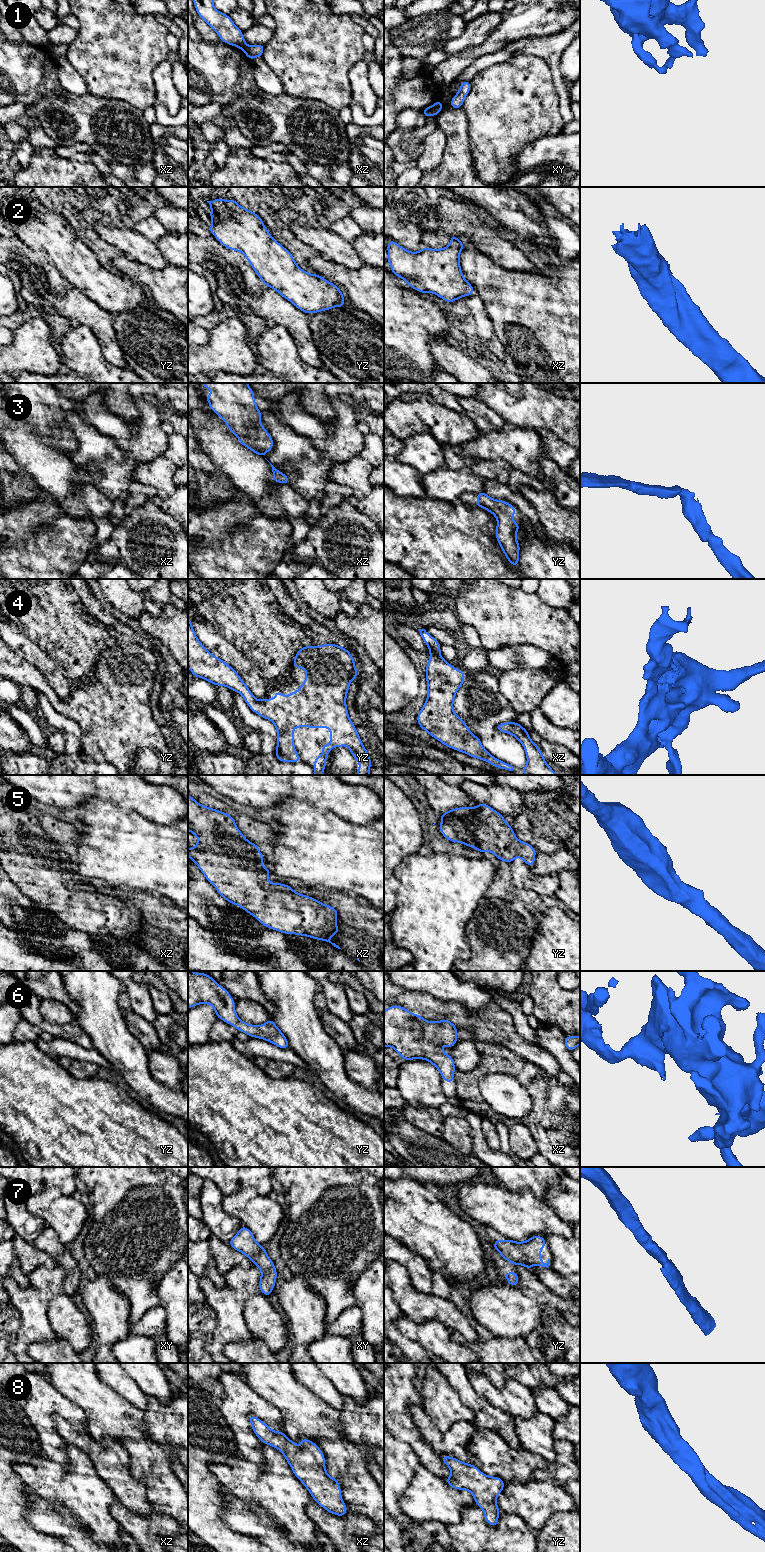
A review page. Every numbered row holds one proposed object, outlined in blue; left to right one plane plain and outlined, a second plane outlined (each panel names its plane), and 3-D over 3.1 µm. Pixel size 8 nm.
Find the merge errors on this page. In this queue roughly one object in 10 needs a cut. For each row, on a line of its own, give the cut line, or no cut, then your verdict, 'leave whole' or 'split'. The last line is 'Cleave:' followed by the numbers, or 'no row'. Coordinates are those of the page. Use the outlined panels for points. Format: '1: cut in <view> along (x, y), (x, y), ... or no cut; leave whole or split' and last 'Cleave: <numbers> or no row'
1: cut in xz along (246, 44), (242, 49); split
2: no cut; leave whole
3: no cut; leave whole
4: no cut; leave whole
5: no cut; leave whole
6: no cut; leave whole
7: no cut; leave whole
8: no cut; leave whole
Cleave: 1

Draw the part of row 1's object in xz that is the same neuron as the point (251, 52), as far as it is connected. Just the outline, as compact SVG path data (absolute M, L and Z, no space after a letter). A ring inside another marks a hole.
M258 44L254 46L246 45L242 50L246 54L249 60L252 60L256 57L262 57L265 45Z

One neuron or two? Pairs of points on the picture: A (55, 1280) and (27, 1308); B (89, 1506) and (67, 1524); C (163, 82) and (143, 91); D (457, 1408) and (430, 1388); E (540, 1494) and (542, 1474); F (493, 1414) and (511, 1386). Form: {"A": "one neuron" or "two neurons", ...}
{"A": "two neurons", "B": "two neurons", "C": "two neurons", "D": "one neuron", "E": "two neurons", "F": "two neurons"}

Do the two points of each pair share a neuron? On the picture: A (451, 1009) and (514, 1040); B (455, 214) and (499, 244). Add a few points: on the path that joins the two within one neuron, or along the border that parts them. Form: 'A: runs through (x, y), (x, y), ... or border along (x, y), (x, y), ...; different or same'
A: runs through (467, 1020), (494, 1024), (498, 1028); same
B: runs through (466, 223), (477, 230), (488, 241); same

